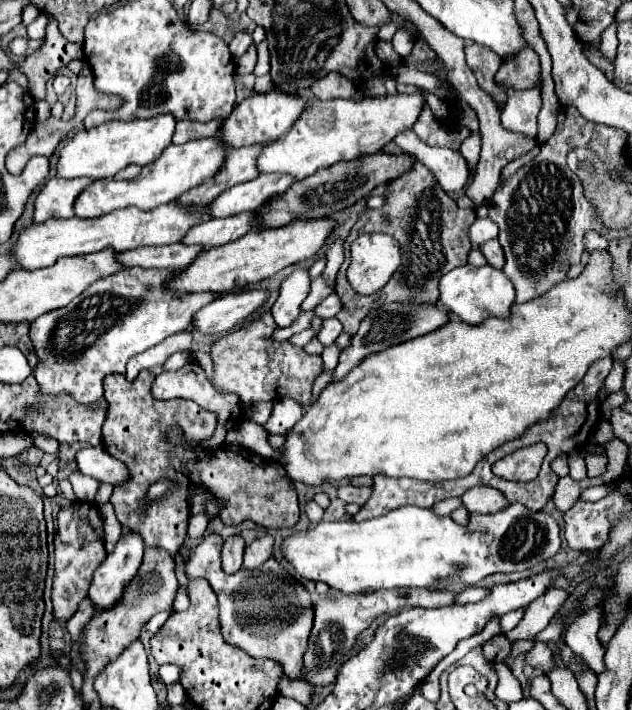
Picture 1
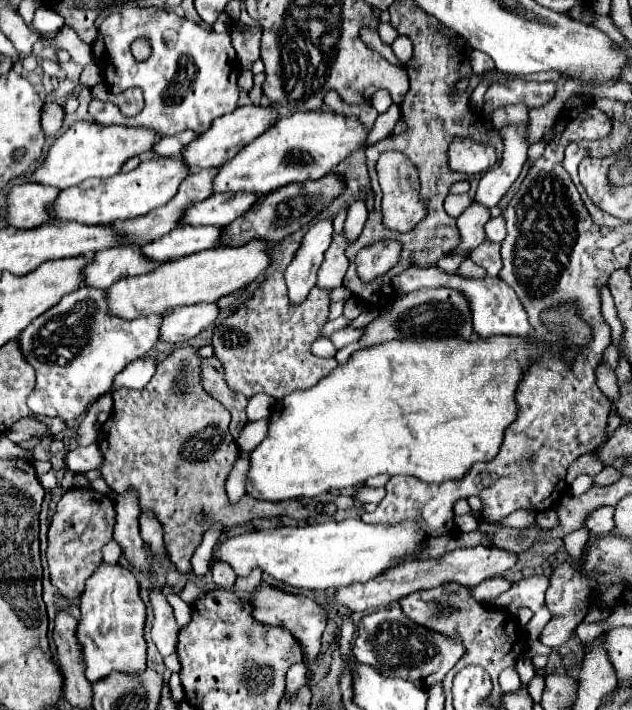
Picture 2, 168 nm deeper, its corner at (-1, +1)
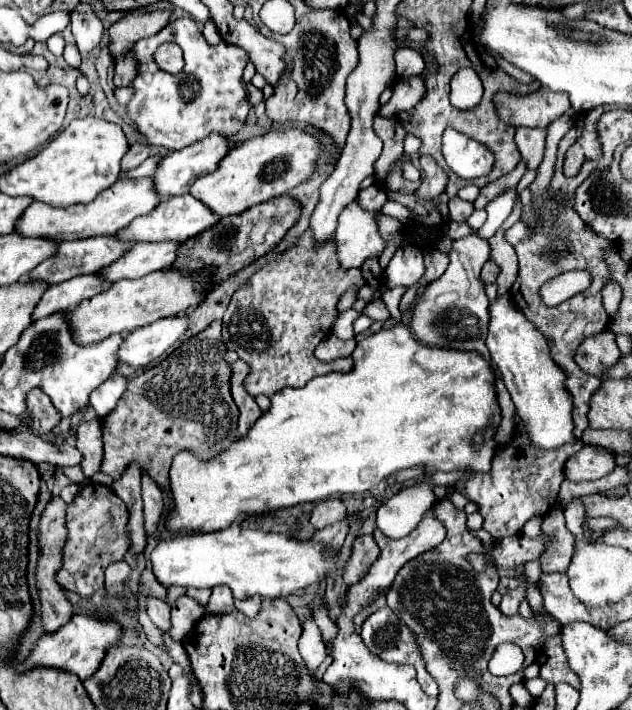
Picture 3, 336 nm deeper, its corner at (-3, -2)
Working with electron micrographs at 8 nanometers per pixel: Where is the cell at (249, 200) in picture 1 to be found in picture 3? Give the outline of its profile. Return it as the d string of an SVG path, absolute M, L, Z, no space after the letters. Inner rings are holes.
M183 194L183 196L175 196L175 198L167 198L163 202L159 202L147 216L139 216L135 218L135 222L131 222L131 226L125 226L123 230L119 230L119 234L115 234L117 240L123 242L185 242L187 238L191 238L191 234L199 234L207 228L211 228L213 224L219 222L219 216L213 214L211 210L207 210L207 206L203 206L203 202L195 200L191 194Z

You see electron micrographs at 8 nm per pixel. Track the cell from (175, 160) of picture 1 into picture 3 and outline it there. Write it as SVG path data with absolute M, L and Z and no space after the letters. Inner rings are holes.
M121 178L107 190L99 192L97 198L87 204L73 204L69 208L51 208L43 202L31 202L15 222L15 232L25 238L47 238L55 242L83 240L91 236L109 236L117 234L137 216L151 212L157 204L159 196L155 194L151 178L137 178L137 180Z

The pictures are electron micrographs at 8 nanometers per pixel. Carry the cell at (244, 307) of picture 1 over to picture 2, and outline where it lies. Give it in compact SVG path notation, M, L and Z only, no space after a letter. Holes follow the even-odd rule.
M197 303L189 307L177 307L163 319L159 341L181 345L191 337L197 337L205 327L213 325L217 315L219 315L217 303Z

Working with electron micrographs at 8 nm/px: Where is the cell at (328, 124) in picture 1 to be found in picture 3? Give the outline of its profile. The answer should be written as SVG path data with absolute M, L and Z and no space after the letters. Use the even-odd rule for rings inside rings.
M293 128L271 130L263 136L237 142L213 172L199 176L193 182L189 194L221 218L229 214L241 214L251 206L283 196L297 184L307 182L313 176L317 156L319 142L313 136Z

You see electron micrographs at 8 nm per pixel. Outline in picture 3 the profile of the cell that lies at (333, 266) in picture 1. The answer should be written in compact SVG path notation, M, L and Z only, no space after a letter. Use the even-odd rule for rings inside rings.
M373 184L373 186L359 192L359 202L367 210L381 210L383 204L385 204L385 198L387 198L387 192L377 184Z

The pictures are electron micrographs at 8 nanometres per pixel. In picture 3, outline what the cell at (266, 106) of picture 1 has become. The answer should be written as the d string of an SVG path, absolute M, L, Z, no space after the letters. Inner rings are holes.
M211 134L207 138L203 138L201 142L195 142L183 150L173 150L167 156L163 156L159 160L159 166L153 174L153 188L157 192L157 196L169 198L169 196L181 196L187 194L191 182L195 182L195 178L199 178L201 174L207 174L211 170L215 170L215 166L221 162L221 158L229 152L231 148L231 140L229 138L219 138L219 134Z

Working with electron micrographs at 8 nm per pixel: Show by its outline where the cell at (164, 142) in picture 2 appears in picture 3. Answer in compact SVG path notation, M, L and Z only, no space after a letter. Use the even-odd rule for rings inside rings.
M151 156L151 158L147 158L141 166L137 166L135 170L121 172L121 176L123 176L123 178L143 178L143 176L151 176L151 174L155 172L155 168L157 168L157 162L159 162L159 160L161 160L159 156Z

